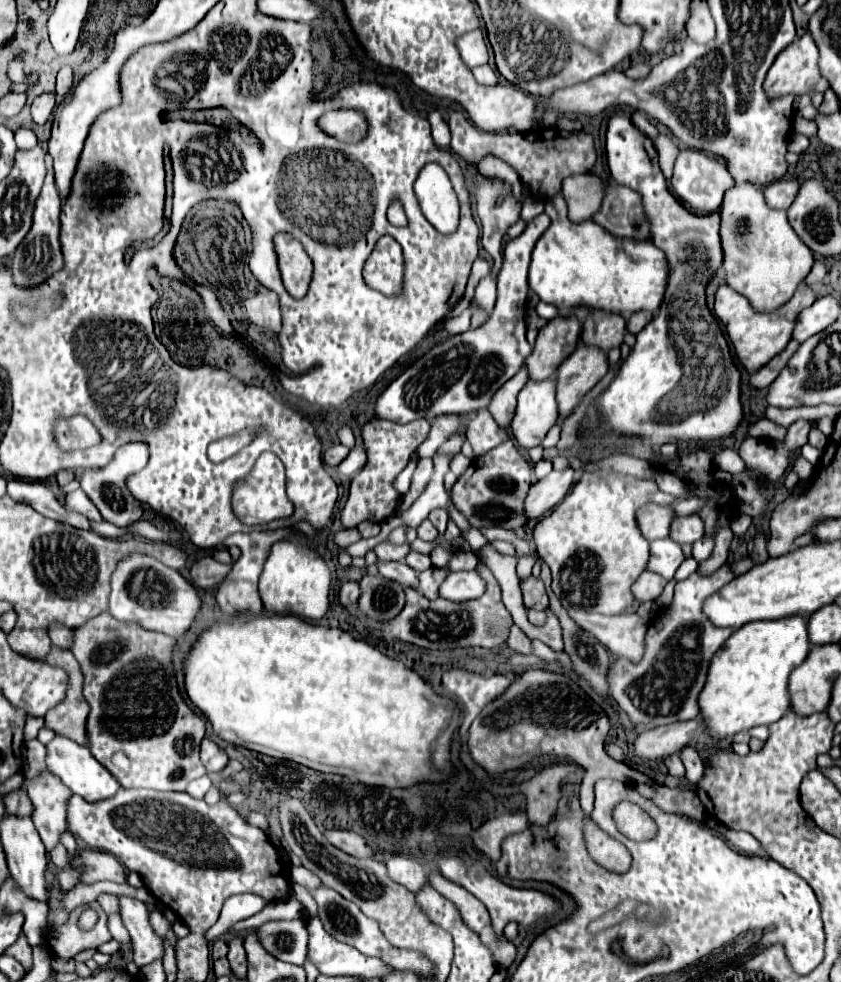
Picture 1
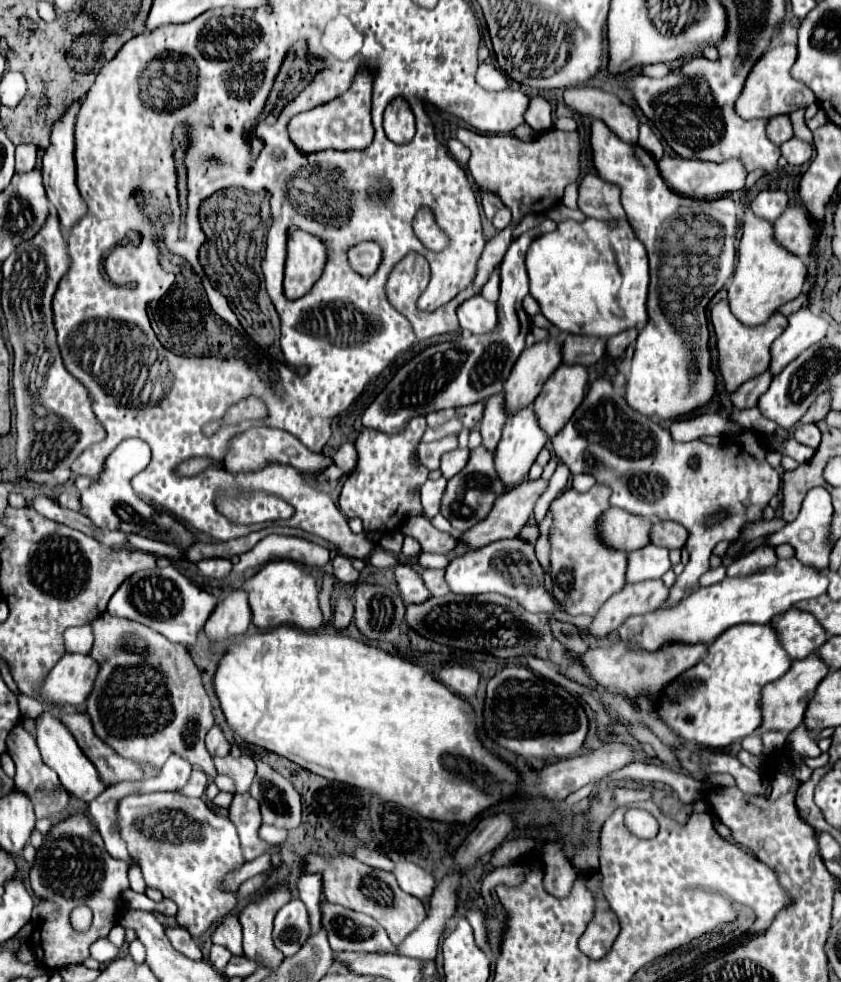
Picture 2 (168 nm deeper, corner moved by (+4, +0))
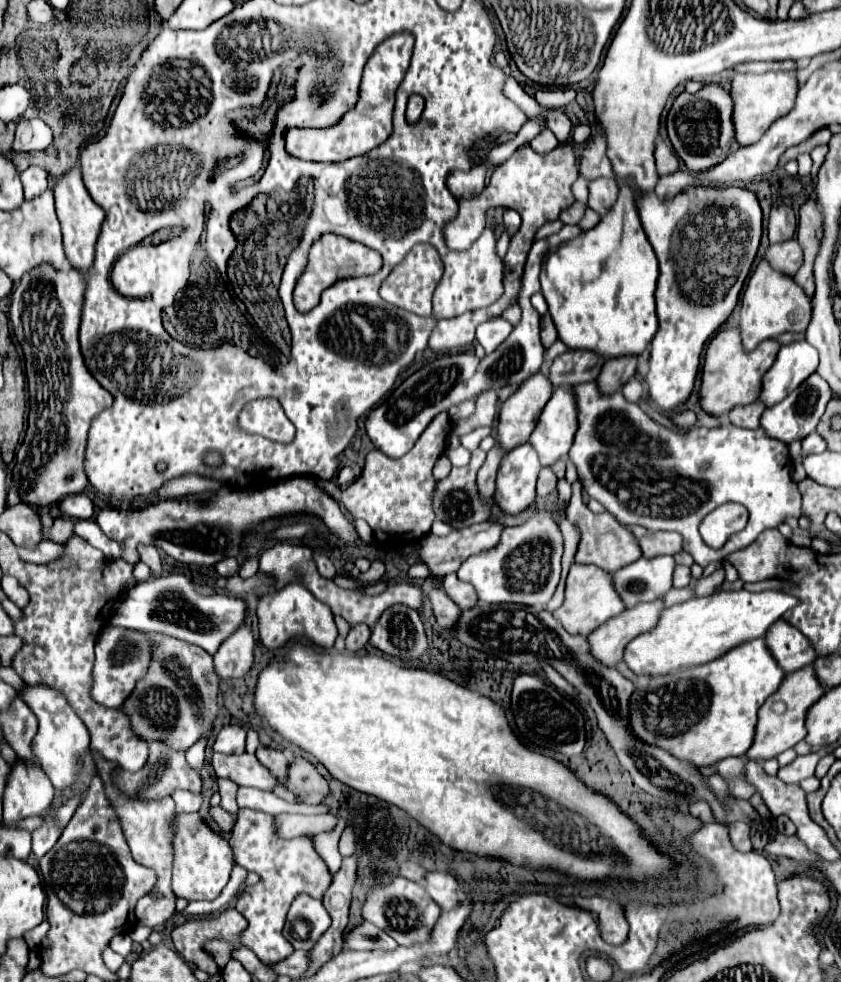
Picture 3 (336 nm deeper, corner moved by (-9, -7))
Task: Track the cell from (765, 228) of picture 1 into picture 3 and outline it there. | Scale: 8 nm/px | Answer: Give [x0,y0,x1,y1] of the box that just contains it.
[739,261,811,353]

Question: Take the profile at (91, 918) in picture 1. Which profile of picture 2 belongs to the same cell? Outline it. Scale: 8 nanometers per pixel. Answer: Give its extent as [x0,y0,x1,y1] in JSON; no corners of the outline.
[70,906,92,932]

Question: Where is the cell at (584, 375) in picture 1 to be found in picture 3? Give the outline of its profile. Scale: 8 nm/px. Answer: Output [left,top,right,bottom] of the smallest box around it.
[529,387,577,467]

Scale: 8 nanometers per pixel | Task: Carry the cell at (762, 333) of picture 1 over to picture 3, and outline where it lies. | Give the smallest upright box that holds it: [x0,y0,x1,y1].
[699,329,779,417]

